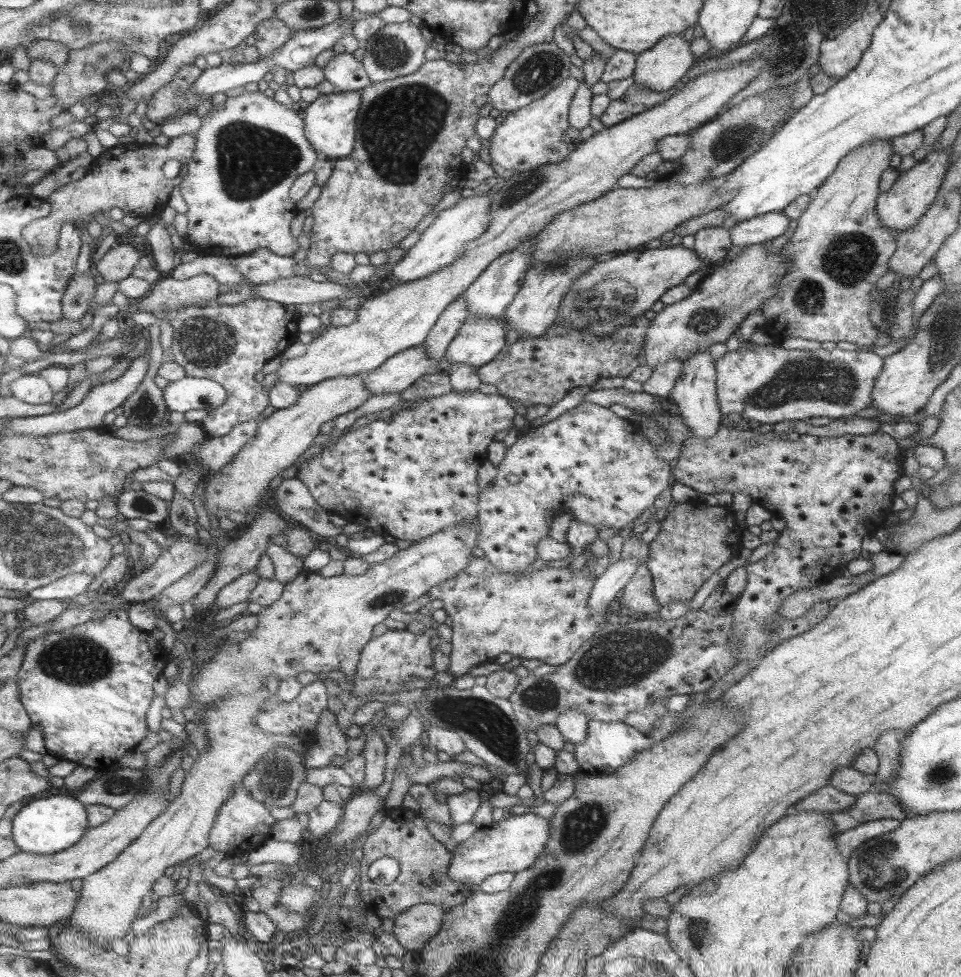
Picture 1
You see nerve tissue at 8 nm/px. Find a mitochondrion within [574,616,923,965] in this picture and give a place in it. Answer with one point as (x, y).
(880, 867)

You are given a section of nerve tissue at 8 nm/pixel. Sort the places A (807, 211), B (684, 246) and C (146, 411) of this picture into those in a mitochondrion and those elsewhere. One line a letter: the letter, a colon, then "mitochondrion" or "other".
A: other
B: other
C: mitochondrion

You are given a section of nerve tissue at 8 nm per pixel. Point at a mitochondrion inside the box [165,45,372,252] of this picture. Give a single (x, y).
(252, 160)

